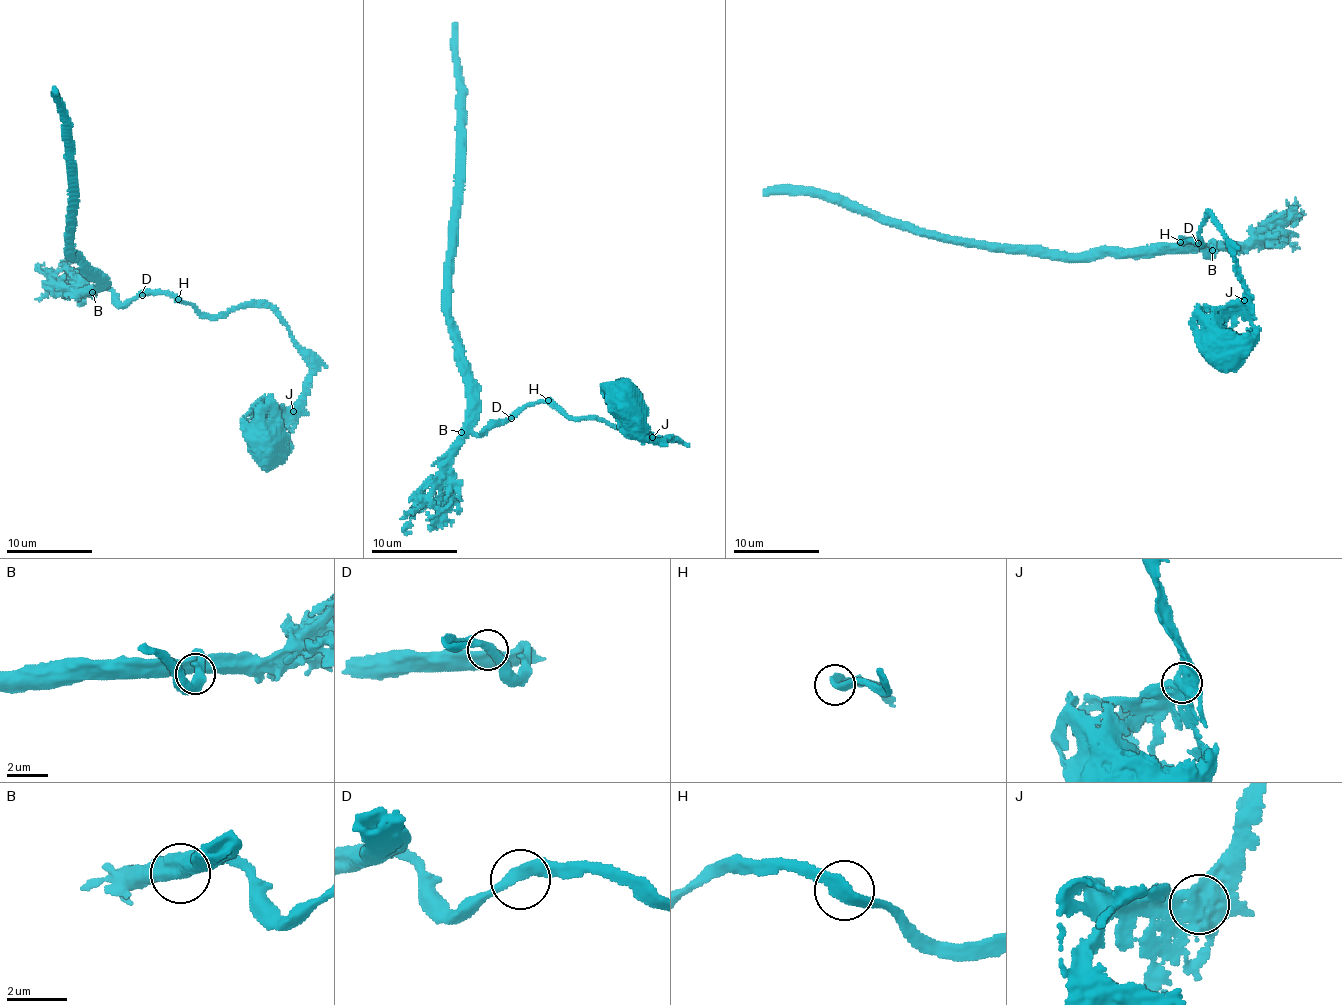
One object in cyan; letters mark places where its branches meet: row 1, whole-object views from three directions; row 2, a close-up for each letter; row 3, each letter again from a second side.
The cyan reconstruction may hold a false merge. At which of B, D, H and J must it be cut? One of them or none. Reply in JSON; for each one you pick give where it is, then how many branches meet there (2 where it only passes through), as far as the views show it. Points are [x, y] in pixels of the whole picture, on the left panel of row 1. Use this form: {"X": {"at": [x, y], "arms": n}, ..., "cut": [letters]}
{"cut": []}

